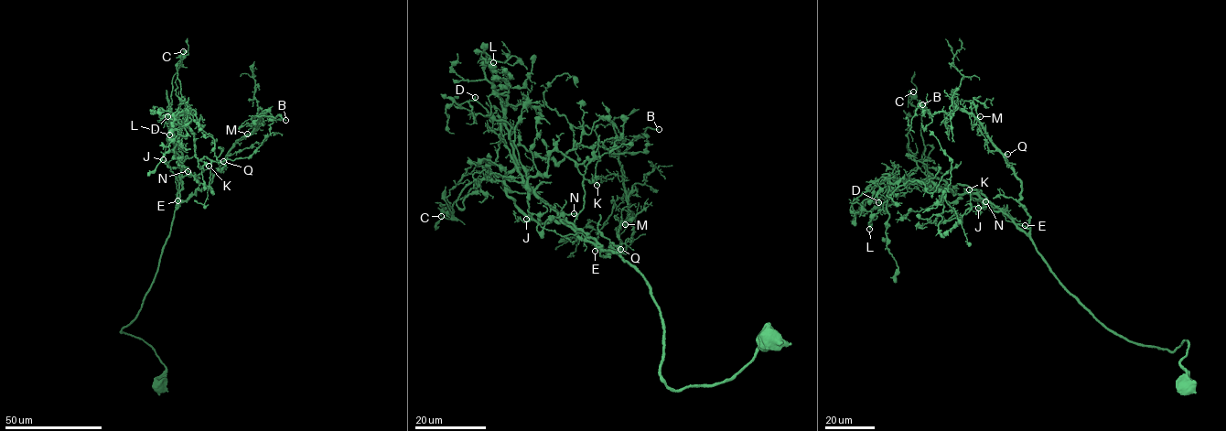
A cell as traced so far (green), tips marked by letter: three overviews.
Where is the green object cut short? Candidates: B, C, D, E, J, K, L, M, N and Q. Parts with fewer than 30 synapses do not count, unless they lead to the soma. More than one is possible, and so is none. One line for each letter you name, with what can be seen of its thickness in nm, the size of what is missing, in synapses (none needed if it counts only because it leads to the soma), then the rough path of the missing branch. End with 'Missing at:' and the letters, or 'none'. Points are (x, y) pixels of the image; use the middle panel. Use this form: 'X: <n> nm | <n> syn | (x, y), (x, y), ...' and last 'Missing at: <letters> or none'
K: 150 nm | 40 syn | (596, 185), (607, 185), (623, 177)
M: 150 nm | 30 syn | (625, 224), (621, 239), (634, 233), (639, 239)
Missing at: K, M

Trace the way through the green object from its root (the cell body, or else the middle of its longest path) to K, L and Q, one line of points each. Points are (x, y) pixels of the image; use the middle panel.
K: (768, 338), (733, 377), (665, 385), (663, 319), (650, 285), (575, 229), (582, 162), (596, 185)
L: (768, 338), (733, 377), (665, 385), (663, 319), (650, 285), (525, 183), (502, 134), (509, 91), (493, 62)
Q: (768, 338), (733, 377), (679, 391), (665, 385), (663, 319), (650, 285), (616, 253), (599, 255), (620, 249)

